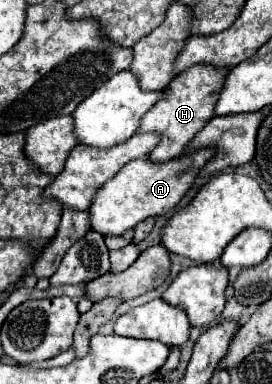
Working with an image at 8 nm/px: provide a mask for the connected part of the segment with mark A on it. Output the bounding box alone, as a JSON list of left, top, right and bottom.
[90,149,214,235]

